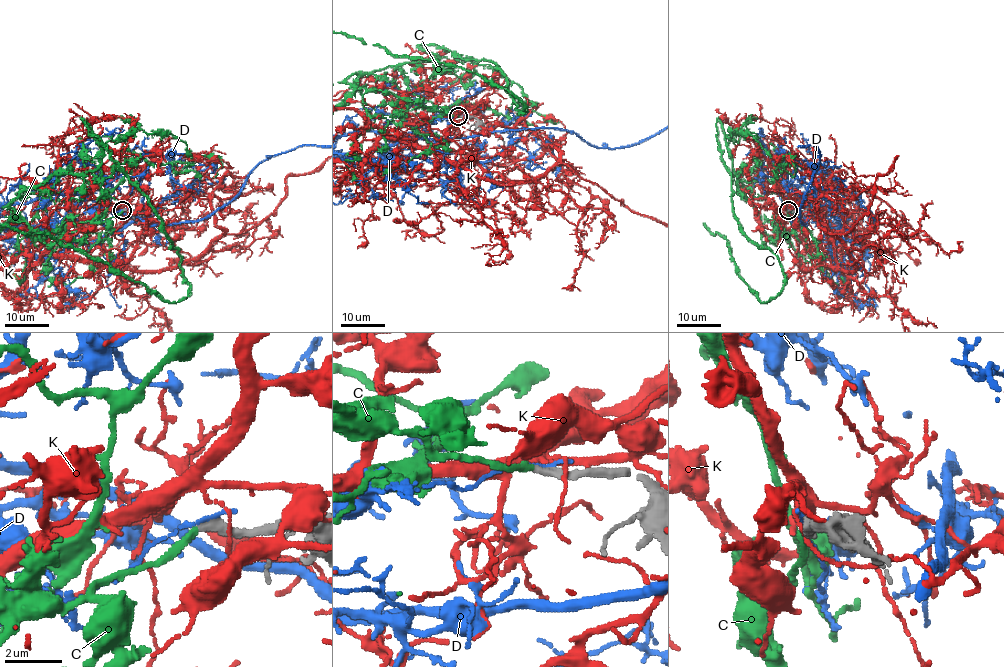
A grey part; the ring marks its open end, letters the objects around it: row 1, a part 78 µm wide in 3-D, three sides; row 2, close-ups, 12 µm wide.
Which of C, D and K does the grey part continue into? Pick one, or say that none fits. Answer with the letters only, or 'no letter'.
C

